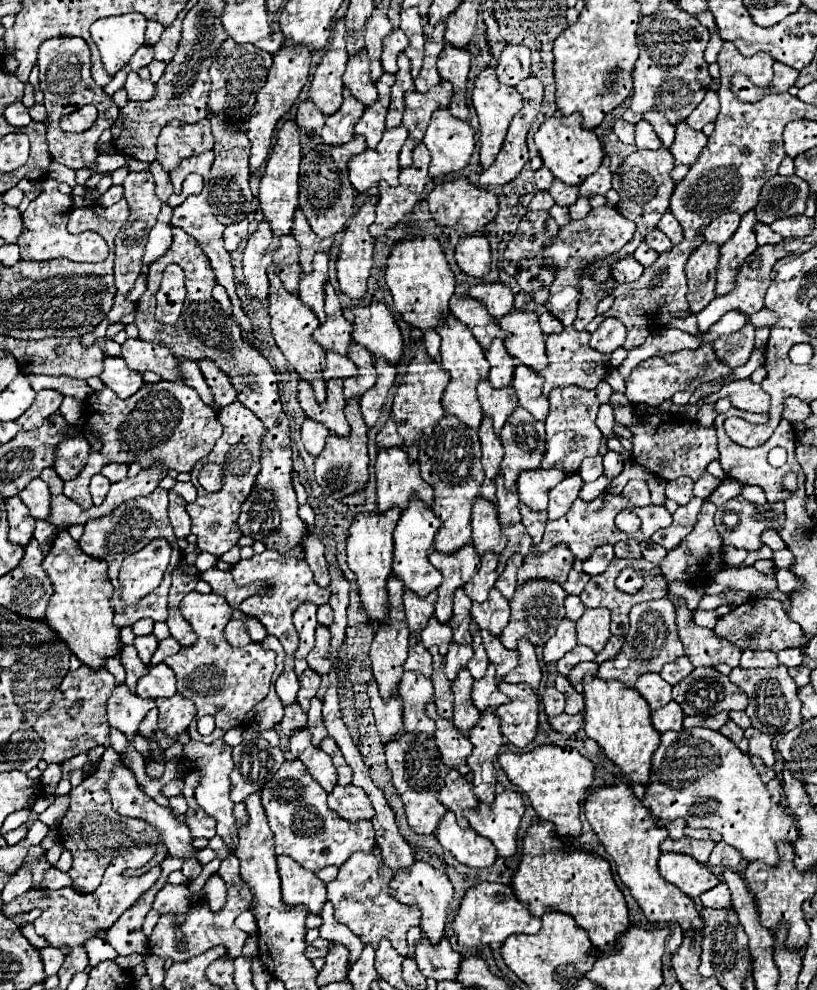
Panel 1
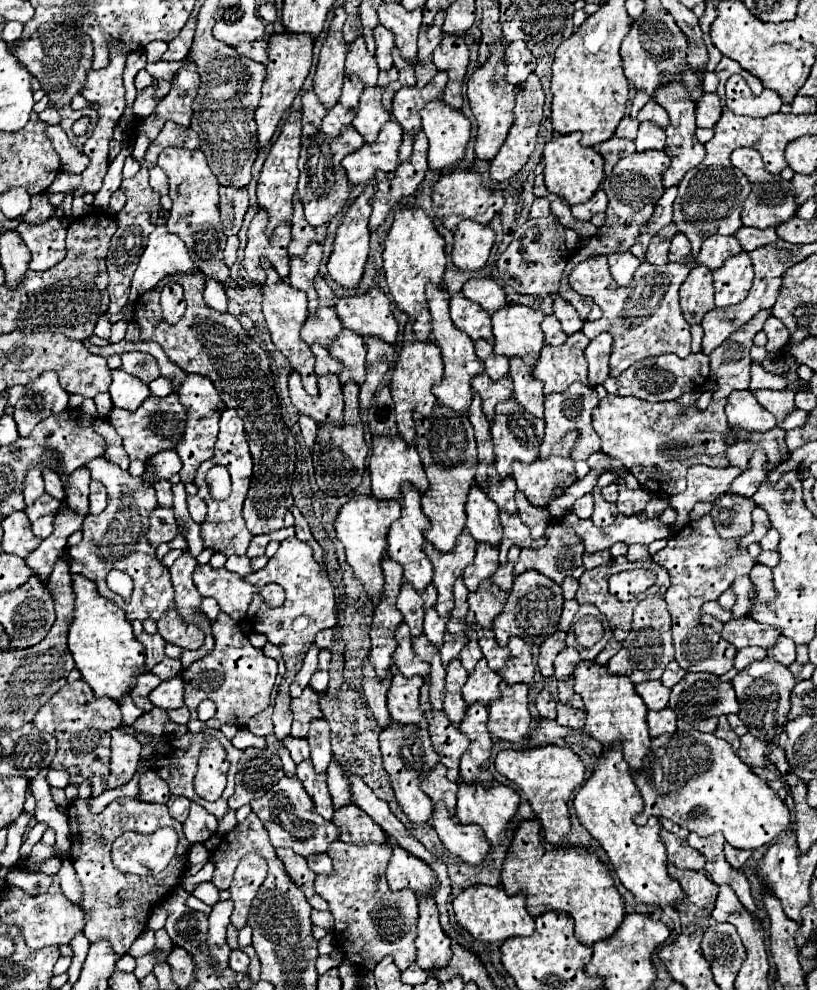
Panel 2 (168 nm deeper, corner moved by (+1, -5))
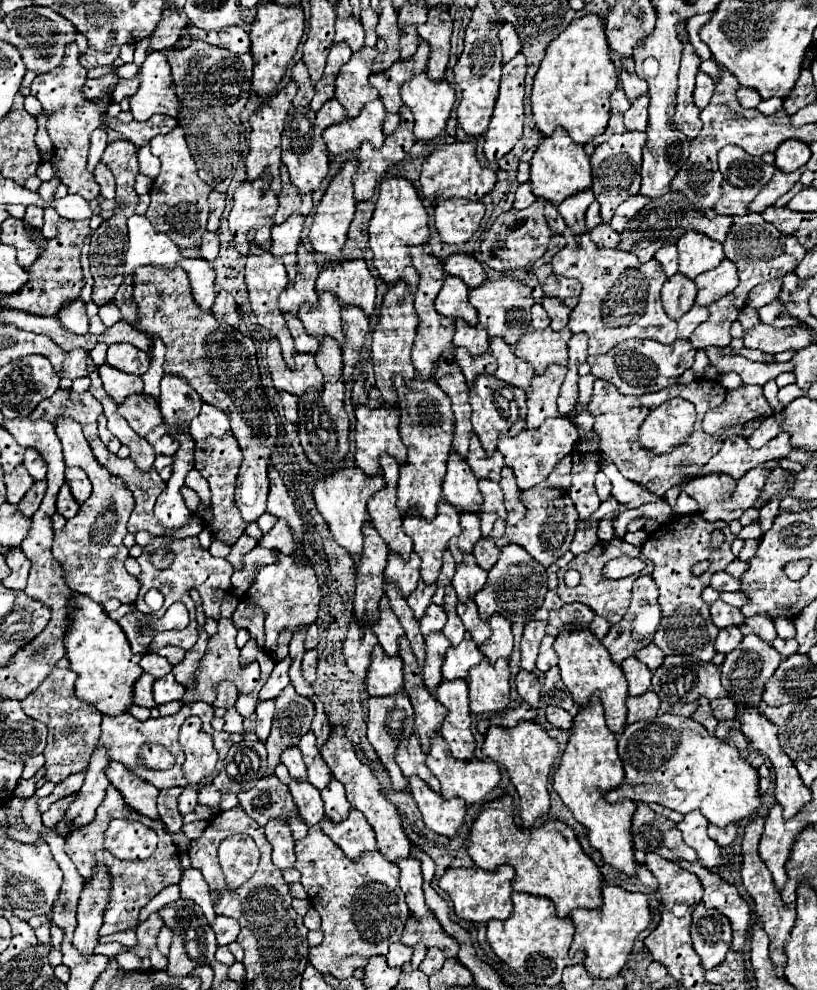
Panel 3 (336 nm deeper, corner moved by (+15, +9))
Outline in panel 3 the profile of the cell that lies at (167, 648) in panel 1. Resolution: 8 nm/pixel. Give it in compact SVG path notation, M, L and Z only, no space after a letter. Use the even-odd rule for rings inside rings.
M146 652L142 656L140 666L142 666L144 672L150 672L154 678L160 678L160 676L164 676L164 674L168 674L172 670L172 664L166 658L162 658L158 654L152 654L152 652Z

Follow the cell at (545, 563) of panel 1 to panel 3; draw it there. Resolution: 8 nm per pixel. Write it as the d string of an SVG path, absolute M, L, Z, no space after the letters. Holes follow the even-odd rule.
M548 482L524 490L522 502L528 508L528 514L516 526L506 526L506 532L500 540L496 540L496 546L504 548L508 544L520 544L536 562L540 562L546 568L554 564L560 556L564 556L570 550L570 542L576 532L578 514L568 496L554 496L554 494L568 494L568 492L562 488L554 488Z

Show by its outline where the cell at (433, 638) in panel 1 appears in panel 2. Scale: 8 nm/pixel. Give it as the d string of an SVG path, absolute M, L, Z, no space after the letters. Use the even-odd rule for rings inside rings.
M434 608L426 610L426 616L424 616L424 634L428 636L428 640L436 648L442 646L442 636L444 636L444 630L446 630L446 622L448 622L448 614L438 616L438 612Z

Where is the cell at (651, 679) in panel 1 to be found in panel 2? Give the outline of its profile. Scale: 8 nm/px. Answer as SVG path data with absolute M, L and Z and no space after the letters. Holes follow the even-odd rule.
M648 680L642 684L636 684L636 692L642 696L648 710L664 710L668 706L670 690L660 680Z

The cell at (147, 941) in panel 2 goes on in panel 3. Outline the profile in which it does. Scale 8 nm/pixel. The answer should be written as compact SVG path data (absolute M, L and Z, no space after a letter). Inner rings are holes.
M98 868L78 900L78 926L74 930L72 946L84 956L92 956L98 946L98 930L102 926L102 910L108 902L110 876L104 868Z

